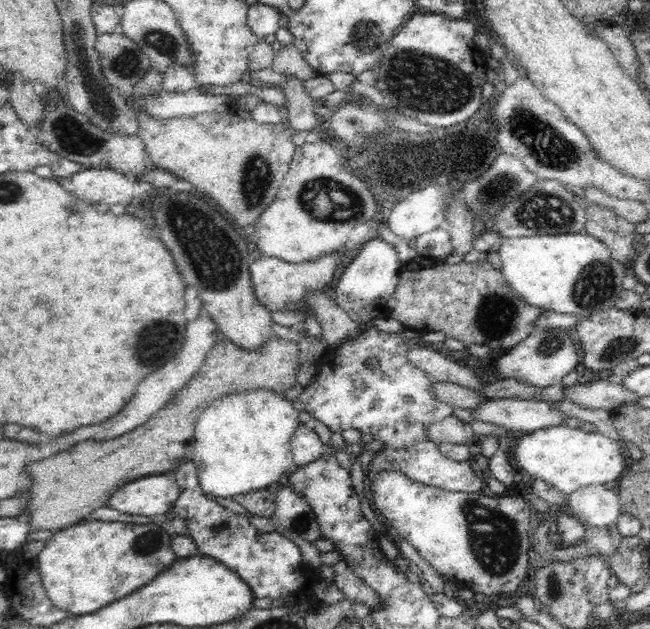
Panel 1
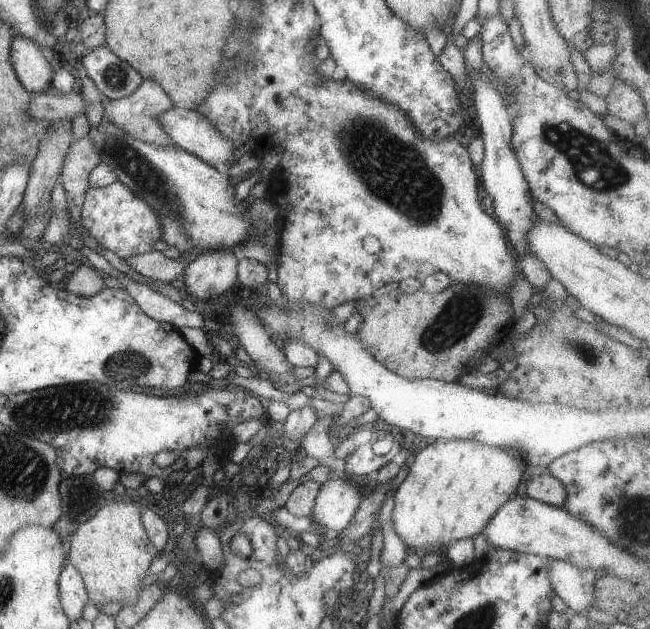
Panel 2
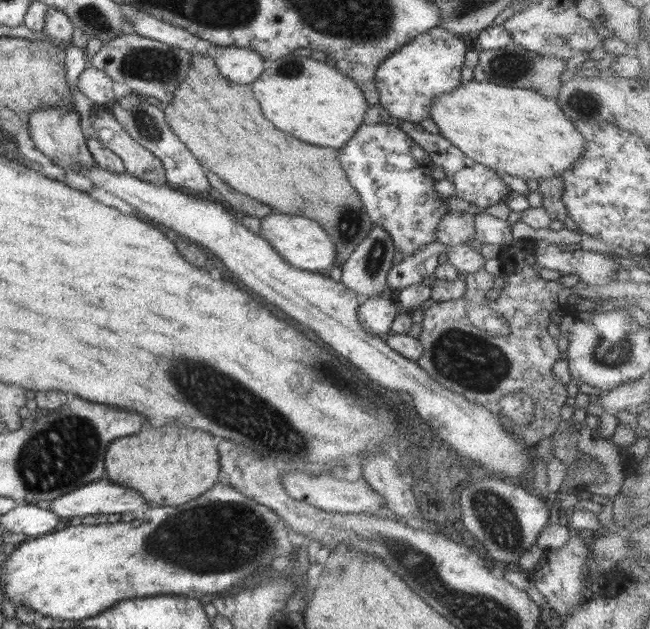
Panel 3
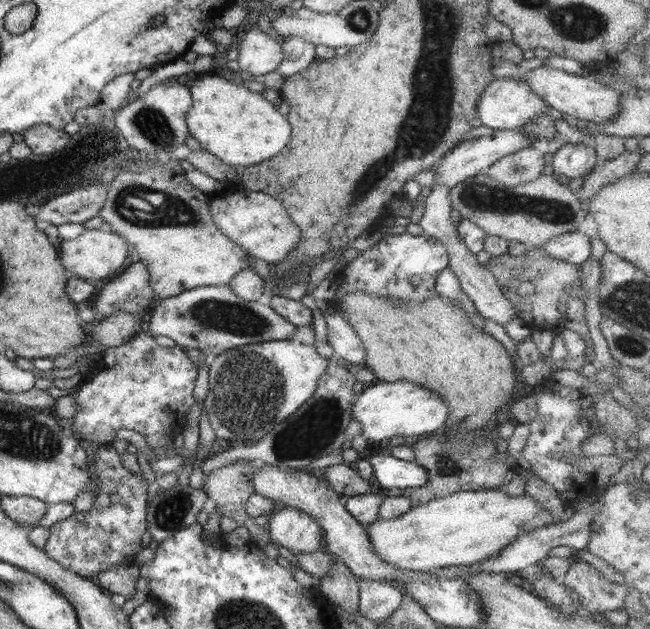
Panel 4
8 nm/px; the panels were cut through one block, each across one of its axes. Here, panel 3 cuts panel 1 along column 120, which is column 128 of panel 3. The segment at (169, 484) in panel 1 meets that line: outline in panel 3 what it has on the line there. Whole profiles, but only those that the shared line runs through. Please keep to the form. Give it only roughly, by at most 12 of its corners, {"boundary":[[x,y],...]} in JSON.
{"boundary":[[100,479],[55,498],[64,520],[122,515],[148,502]]}

